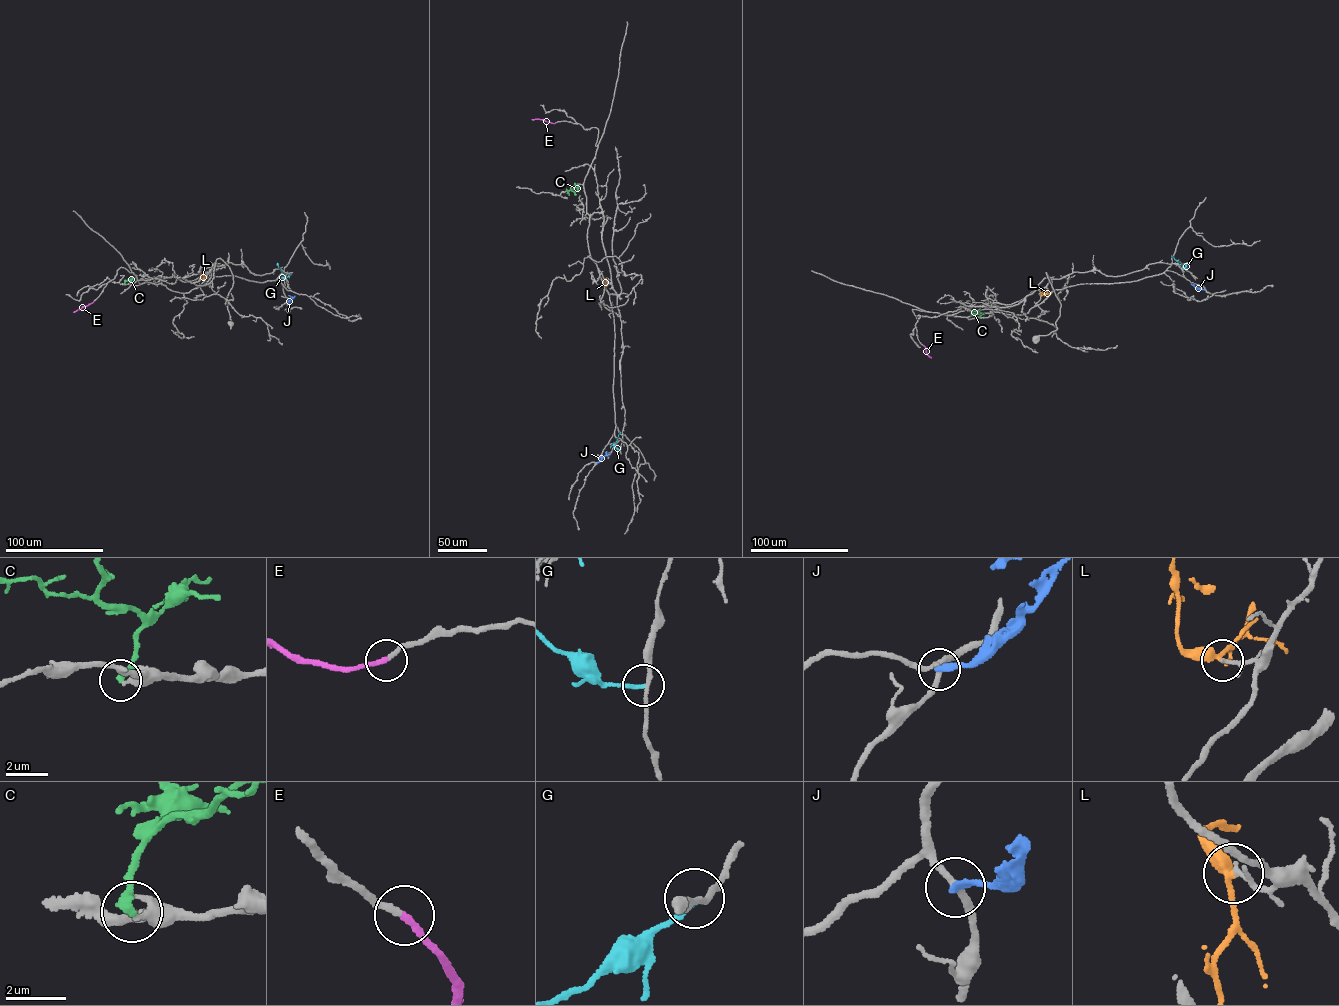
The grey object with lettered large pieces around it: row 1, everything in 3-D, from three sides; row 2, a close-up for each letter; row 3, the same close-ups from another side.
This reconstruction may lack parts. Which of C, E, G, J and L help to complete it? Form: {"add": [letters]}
{"add": ["E", "L"]}

